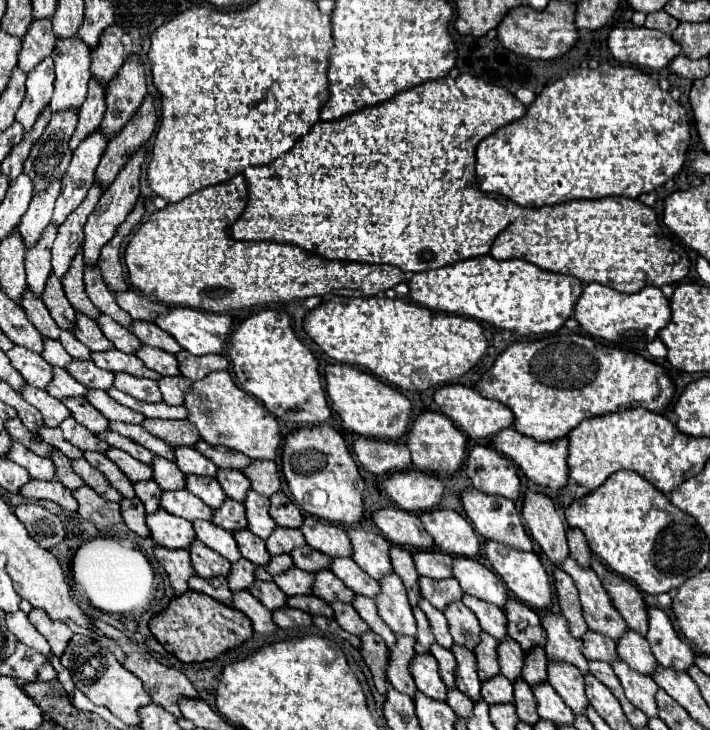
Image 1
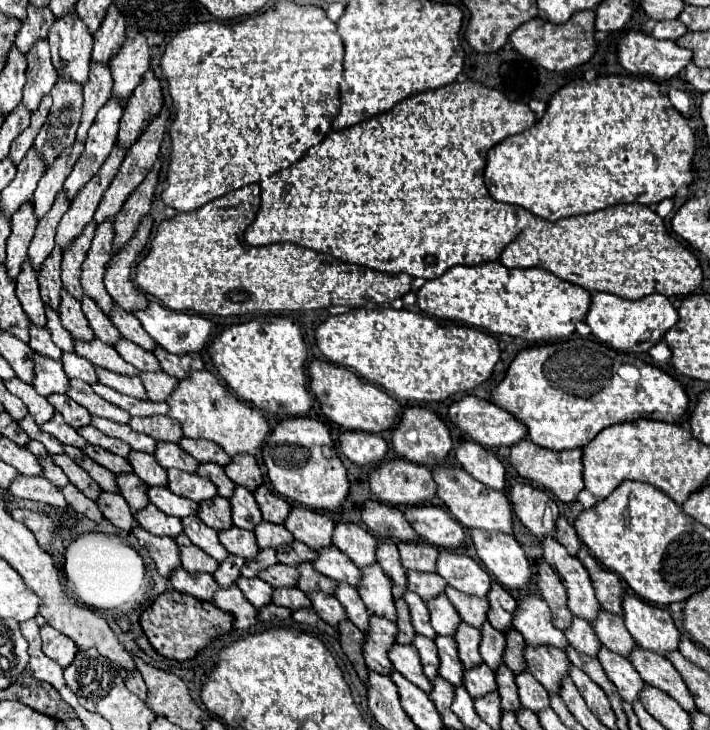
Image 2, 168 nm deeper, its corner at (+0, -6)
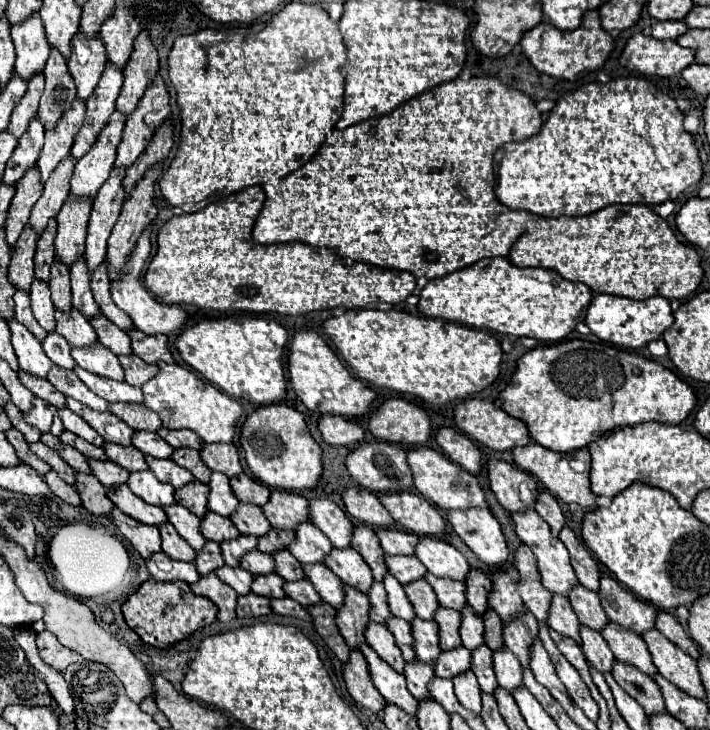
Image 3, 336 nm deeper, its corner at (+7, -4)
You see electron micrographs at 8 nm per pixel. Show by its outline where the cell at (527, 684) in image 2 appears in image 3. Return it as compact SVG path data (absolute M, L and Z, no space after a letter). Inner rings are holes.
M503 647L499 651L493 651L493 671L495 671L499 687L513 691L513 687L521 685L523 667L509 649Z

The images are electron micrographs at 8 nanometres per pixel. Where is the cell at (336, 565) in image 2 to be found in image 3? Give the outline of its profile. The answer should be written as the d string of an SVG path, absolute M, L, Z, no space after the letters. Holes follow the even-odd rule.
M309 521L295 529L295 541L287 547L299 563L323 563L325 553L333 549L331 541Z

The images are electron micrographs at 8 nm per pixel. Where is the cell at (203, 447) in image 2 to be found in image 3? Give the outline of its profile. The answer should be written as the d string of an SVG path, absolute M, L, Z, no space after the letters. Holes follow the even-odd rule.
M159 427L157 433L171 445L171 447L191 447L191 449L201 449L203 447L203 441L201 437L197 437L197 433L189 431L189 429L165 429L165 427Z

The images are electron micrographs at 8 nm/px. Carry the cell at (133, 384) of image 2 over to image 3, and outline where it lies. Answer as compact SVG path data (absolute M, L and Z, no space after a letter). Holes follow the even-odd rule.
M95 341L87 347L73 347L71 355L75 357L75 363L91 373L97 373L101 377L109 377L115 381L123 379L123 369L119 365L119 359L113 351L109 351L105 345Z

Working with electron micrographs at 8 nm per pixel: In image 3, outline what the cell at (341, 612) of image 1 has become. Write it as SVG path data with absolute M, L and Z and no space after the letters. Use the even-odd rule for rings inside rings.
M307 579L289 581L289 583L283 585L283 589L285 589L285 593L287 593L291 599L299 601L303 607L309 607L309 605L315 605L315 603L321 601L319 593L313 589L311 581L307 581Z

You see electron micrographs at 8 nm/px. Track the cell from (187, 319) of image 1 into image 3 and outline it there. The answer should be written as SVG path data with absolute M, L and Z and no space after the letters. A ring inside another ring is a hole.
M151 225L141 233L141 237L137 239L135 247L133 247L133 253L129 255L125 267L121 269L121 279L113 281L111 285L111 293L113 293L113 301L119 309L123 309L133 325L137 329L141 329L143 333L163 333L163 335L177 335L179 333L179 327L183 325L187 313L175 305L167 305L167 303L159 303L151 293L147 293L147 289L143 287L143 281L141 281L141 271L145 267L145 261L149 259L151 255Z

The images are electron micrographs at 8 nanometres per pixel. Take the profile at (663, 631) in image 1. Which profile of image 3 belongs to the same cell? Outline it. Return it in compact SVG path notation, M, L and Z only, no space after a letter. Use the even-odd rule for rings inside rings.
M601 575L599 579L599 599L609 617L609 621L619 623L621 627L641 635L655 627L657 609L647 601L635 597L611 575Z

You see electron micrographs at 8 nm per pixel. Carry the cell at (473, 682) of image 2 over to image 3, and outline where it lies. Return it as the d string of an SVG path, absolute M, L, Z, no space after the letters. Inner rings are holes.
M457 647L451 651L441 651L439 657L435 659L433 671L437 677L445 677L451 679L455 675L461 675L463 671L469 669L469 655L471 651L465 647Z

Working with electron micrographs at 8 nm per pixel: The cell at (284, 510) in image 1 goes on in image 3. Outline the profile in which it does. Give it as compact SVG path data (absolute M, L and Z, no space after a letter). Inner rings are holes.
M245 473L231 477L229 485L241 503L253 503L253 505L261 507L261 505L265 505L265 501L269 501L269 495L271 495L271 489L267 485L251 479Z

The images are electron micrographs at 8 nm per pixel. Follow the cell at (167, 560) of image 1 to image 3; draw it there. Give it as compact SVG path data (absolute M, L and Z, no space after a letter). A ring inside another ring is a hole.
M113 509L109 513L109 517L113 519L113 523L119 527L121 535L127 537L131 541L131 545L137 549L137 553L147 559L149 553L161 551L161 535L159 529L153 525L145 525L129 515L125 515L121 509Z

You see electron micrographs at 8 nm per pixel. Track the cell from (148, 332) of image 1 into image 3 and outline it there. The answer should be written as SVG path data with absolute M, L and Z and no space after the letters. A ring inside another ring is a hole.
M105 261L93 271L91 275L91 289L93 289L93 295L95 295L95 301L99 303L99 309L113 321L117 323L123 331L129 331L133 327L131 319L121 311L117 309L117 305L113 303L111 299L111 289L109 289L111 281L109 281L109 273L107 273L107 265Z

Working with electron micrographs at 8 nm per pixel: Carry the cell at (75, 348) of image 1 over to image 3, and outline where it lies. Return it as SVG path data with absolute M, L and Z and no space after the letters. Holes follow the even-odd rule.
M35 279L31 283L29 295L31 295L31 309L33 309L35 319L39 321L39 325L45 331L53 331L55 329L55 317L53 317L55 307L53 307L53 301L51 301L49 285L41 279Z

